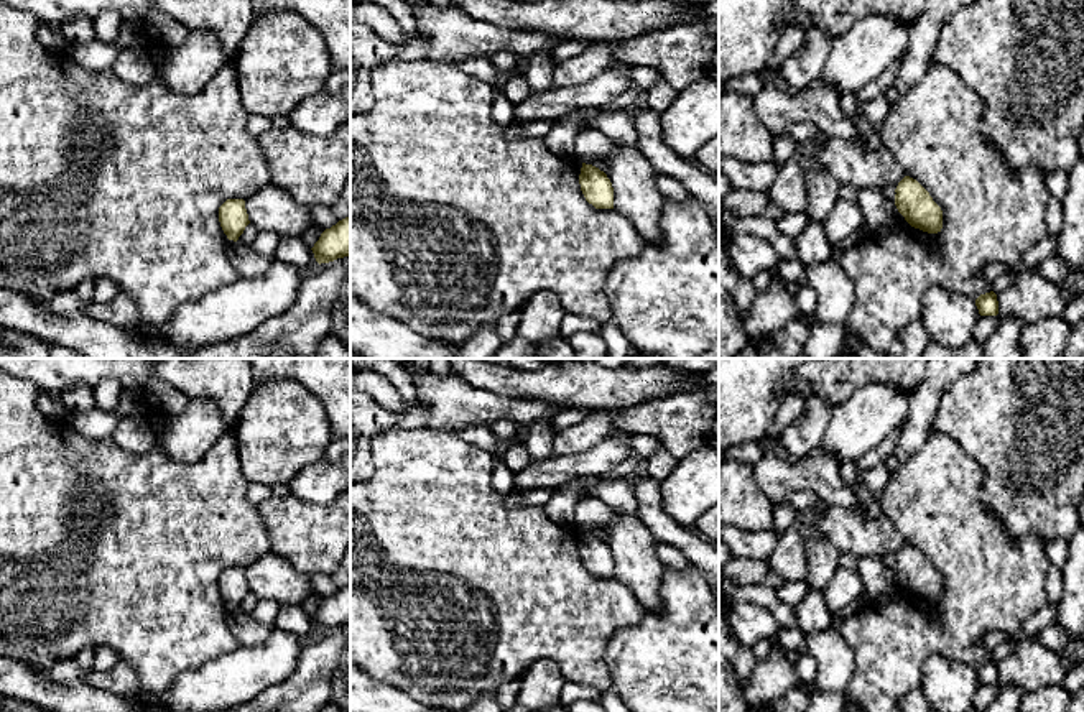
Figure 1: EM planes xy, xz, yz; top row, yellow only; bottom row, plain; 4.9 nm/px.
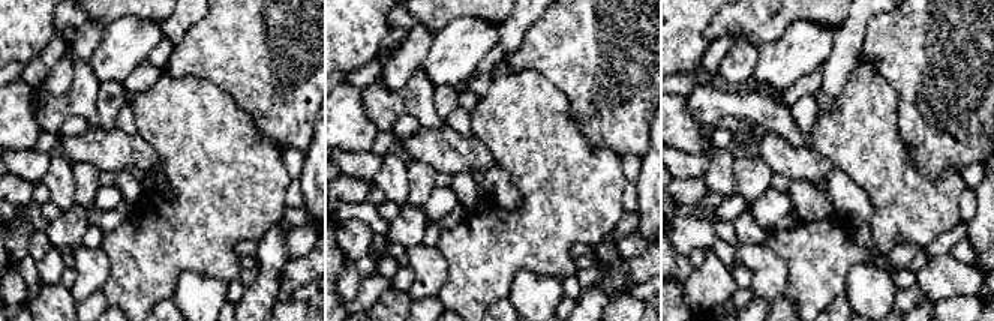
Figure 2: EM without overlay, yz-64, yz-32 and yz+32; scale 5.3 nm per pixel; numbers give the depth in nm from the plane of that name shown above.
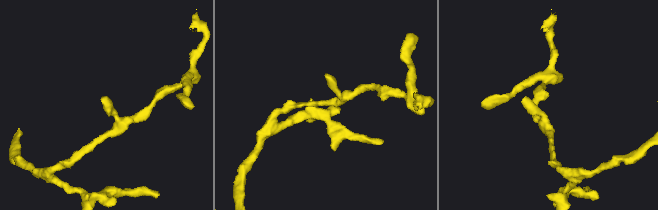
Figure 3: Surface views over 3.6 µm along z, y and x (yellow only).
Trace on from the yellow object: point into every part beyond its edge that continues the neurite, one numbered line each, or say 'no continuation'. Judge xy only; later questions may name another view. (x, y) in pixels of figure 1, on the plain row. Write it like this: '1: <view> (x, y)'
no continuation

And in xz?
no continuation

